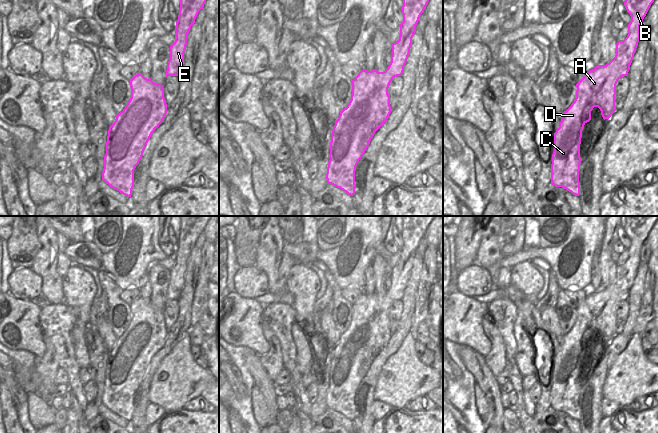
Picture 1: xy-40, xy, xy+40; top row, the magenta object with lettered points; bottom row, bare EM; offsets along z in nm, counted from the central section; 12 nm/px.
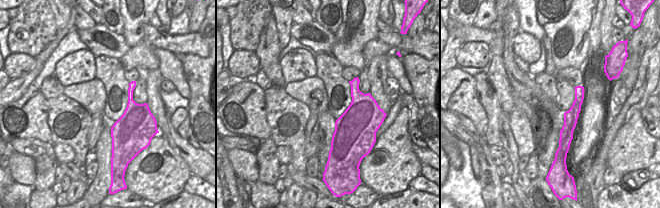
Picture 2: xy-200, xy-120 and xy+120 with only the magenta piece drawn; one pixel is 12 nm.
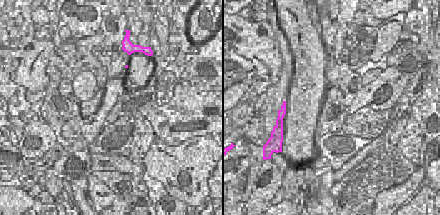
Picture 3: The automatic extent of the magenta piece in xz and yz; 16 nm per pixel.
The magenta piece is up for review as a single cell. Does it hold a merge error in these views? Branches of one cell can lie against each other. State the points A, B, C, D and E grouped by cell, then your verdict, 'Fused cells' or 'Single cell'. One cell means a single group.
Groups: A B C D E. Single cell

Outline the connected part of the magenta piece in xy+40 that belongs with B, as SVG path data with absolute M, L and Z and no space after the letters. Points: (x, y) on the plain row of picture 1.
M626 216L624 230L631 240L628 248L628 259L623 265L616 268L616 279L606 289L597 289L586 296L576 308L576 322L571 330L564 335L559 352L554 357L554 376L551 388L551 408L562 411L575 420L580 419L579 395L582 382L580 381L580 368L584 349L591 344L591 335L598 331L603 343L609 343L617 334L615 330L616 308L618 304L627 300L634 282L640 261L640 249L646 240L651 228L658 220L658 216Z

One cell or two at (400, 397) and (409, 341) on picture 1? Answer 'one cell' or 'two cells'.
one cell

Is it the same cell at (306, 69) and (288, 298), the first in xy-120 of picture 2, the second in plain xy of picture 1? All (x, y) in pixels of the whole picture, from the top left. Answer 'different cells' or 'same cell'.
different cells

